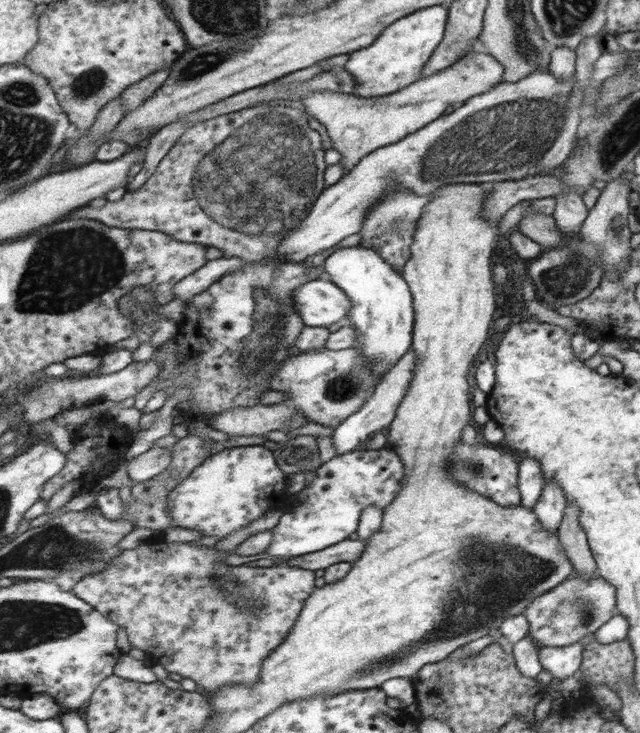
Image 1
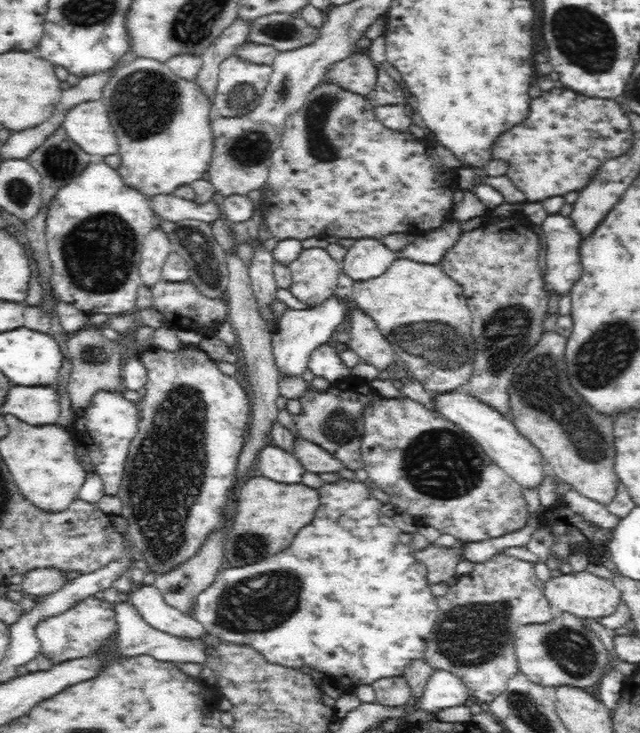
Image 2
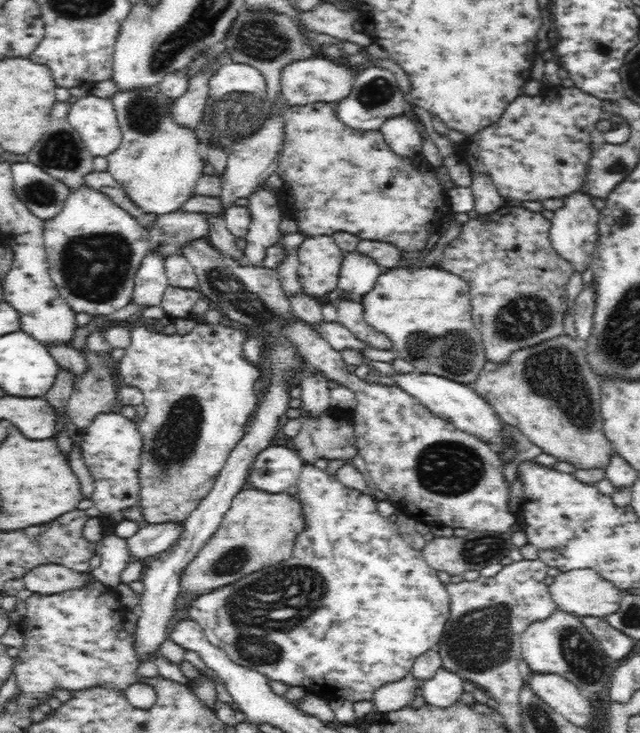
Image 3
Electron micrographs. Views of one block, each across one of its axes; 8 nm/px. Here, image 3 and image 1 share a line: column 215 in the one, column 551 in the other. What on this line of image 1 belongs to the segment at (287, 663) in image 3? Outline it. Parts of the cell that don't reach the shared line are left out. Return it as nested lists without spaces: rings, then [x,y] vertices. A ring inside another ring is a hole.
[[[572,575],[560,585],[534,598],[531,604],[524,610],[524,615],[530,621],[528,635],[534,639],[534,643],[540,646],[566,646],[576,644],[576,641],[586,641],[611,620],[612,610],[618,604],[617,591],[614,586],[598,576],[596,579],[580,579]]]

